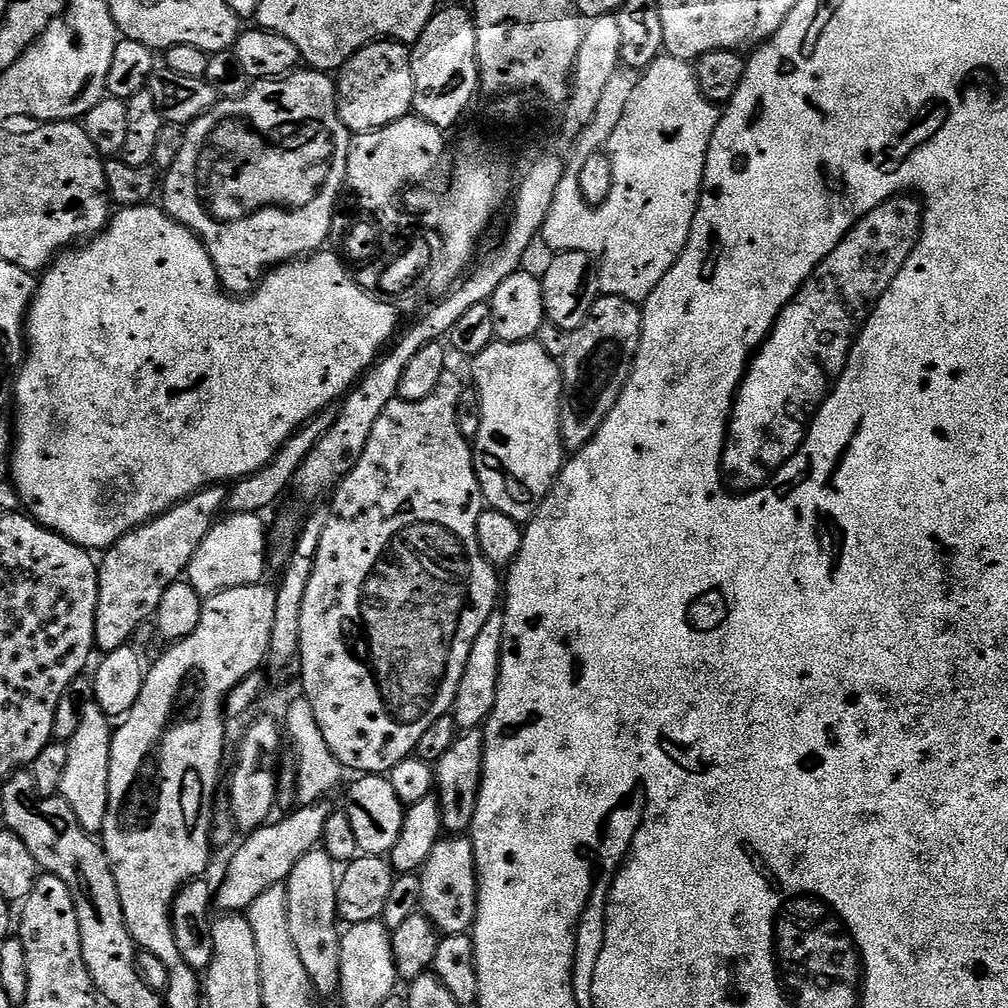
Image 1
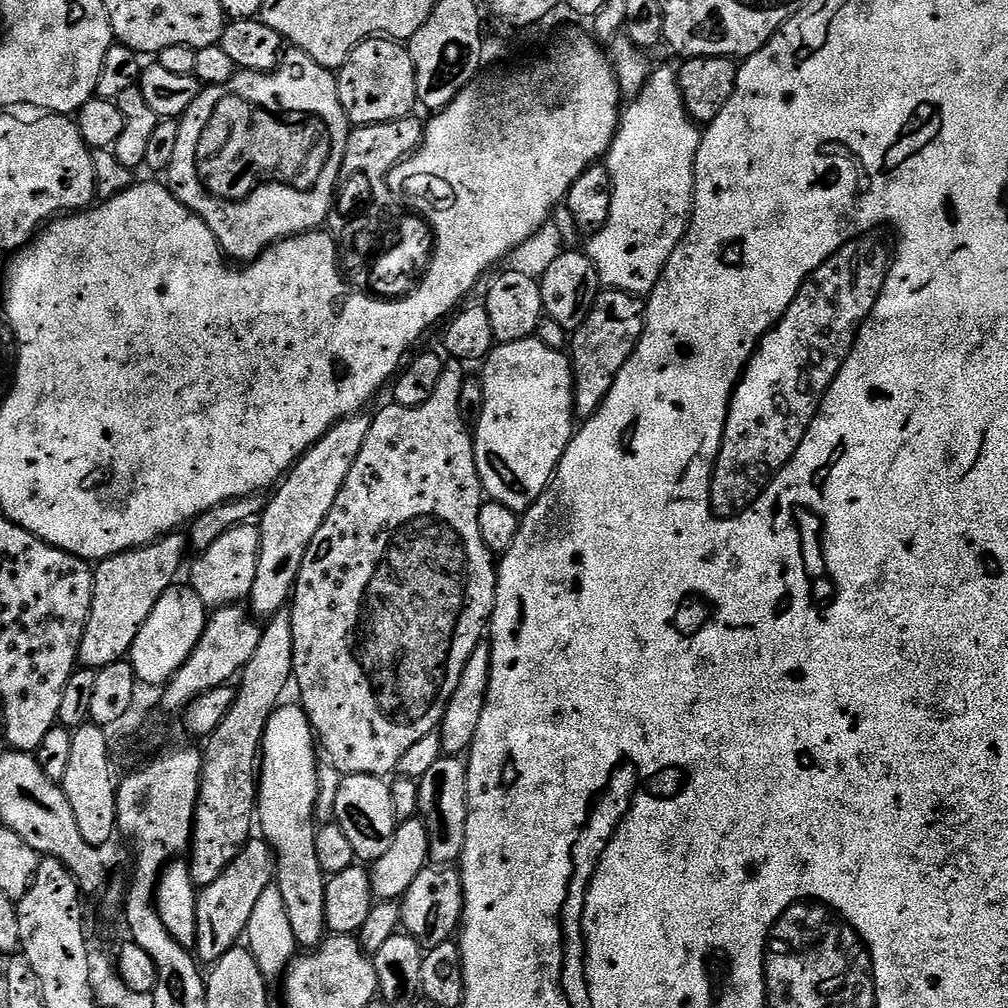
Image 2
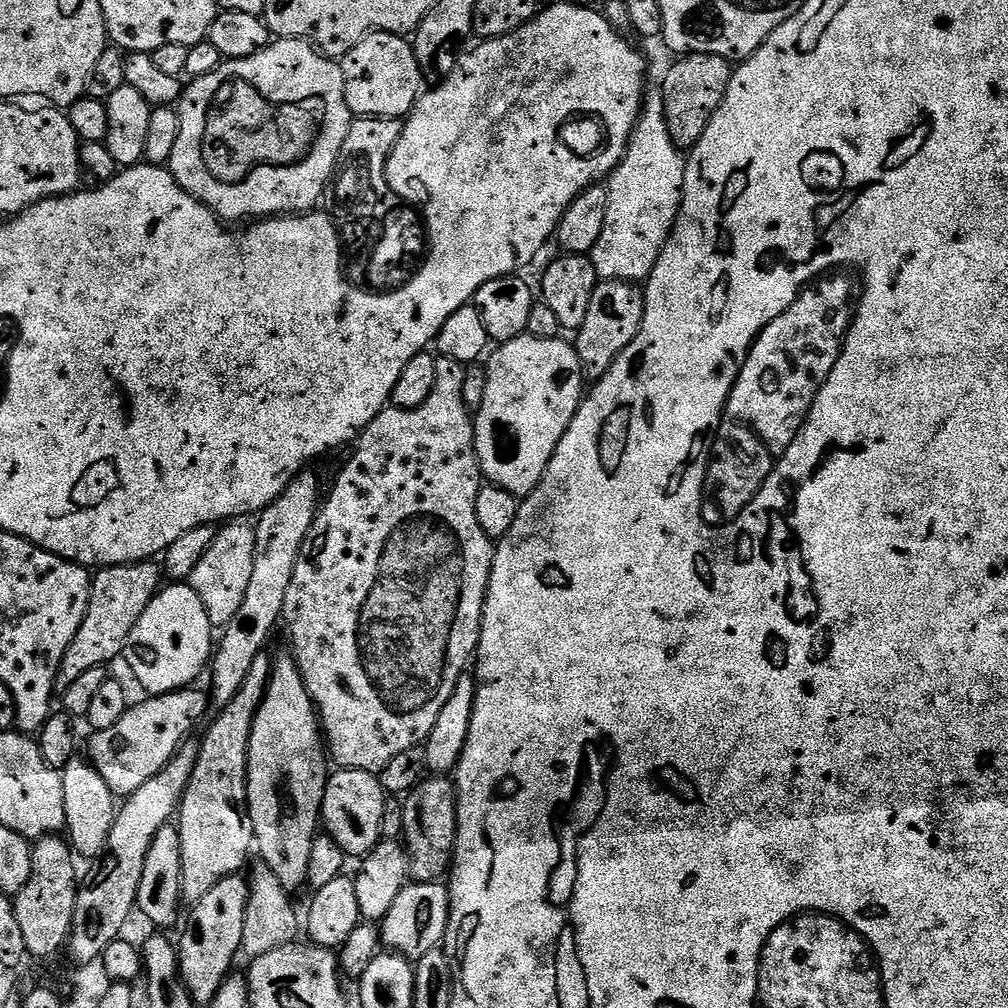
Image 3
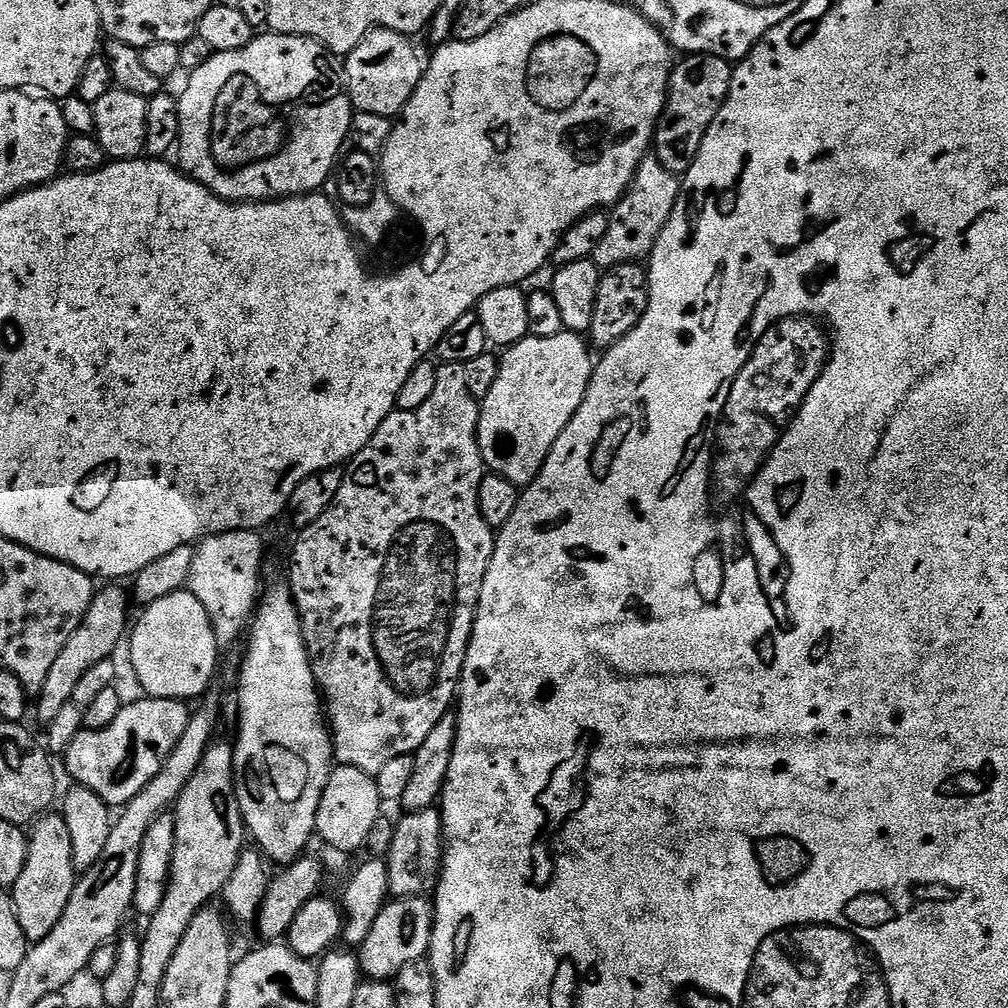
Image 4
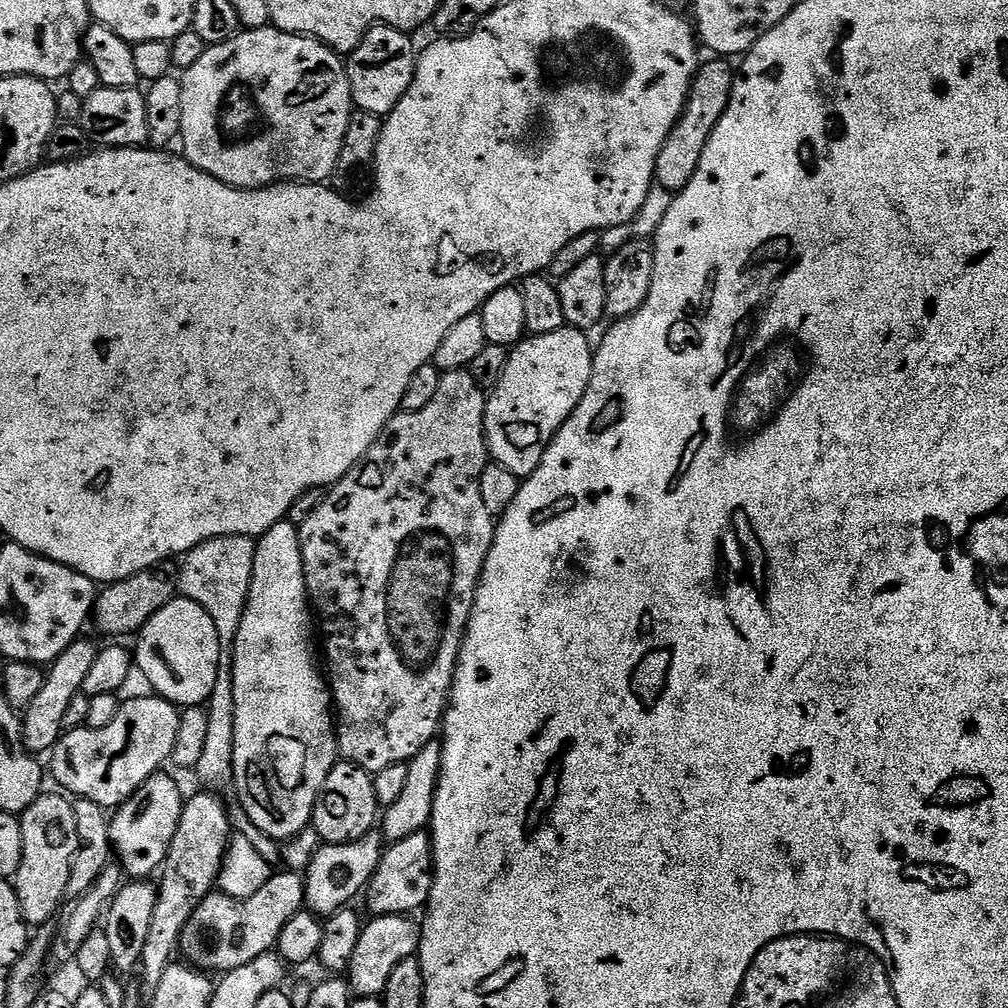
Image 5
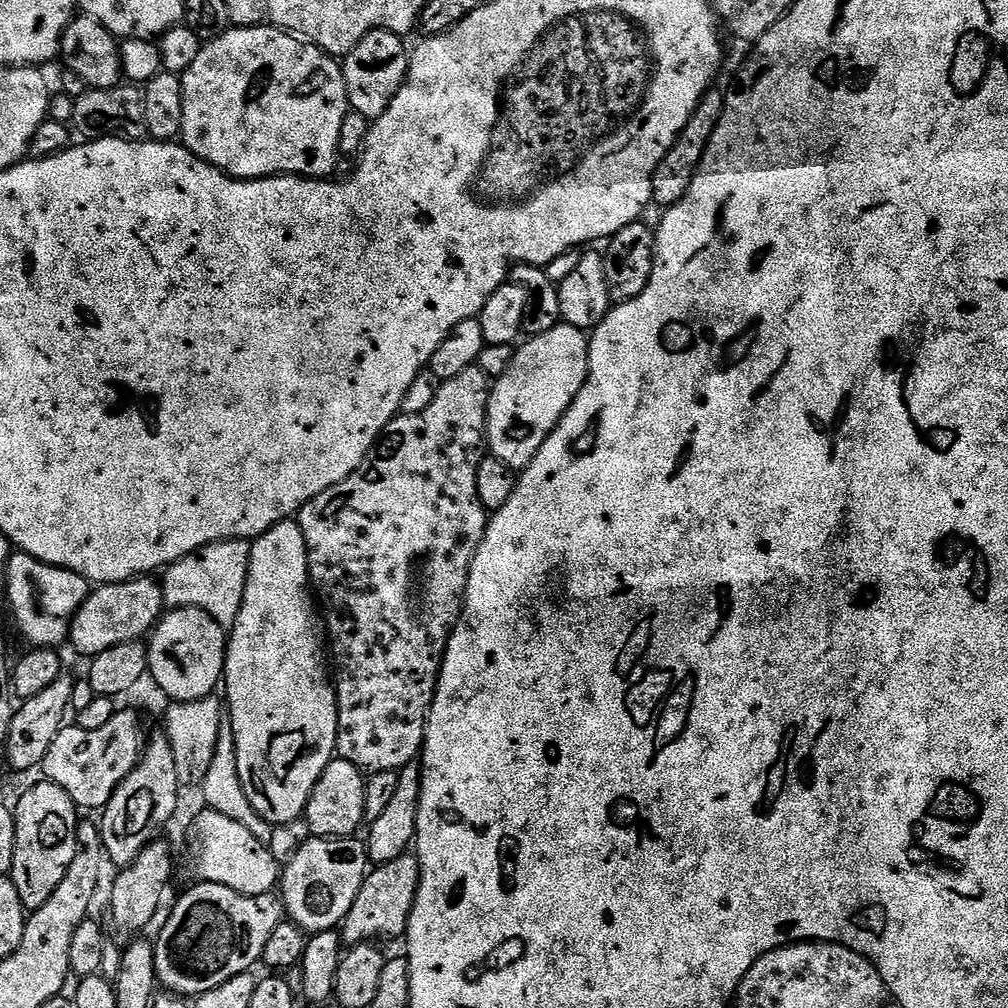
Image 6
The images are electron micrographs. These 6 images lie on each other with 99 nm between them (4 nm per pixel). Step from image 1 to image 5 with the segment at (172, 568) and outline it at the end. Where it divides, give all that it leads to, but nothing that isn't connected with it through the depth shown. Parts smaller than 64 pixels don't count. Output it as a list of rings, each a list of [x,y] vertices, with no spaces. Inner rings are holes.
[[[77,638],[70,647],[62,650],[62,654],[47,669],[42,690],[38,690],[38,698],[34,698],[34,702],[30,702],[30,706],[23,709],[24,745],[33,754],[51,753],[66,731],[64,719],[66,709],[70,706],[70,698],[74,698],[74,694],[82,691],[86,673],[94,667],[94,658],[98,651],[97,645],[94,646],[84,639]]]

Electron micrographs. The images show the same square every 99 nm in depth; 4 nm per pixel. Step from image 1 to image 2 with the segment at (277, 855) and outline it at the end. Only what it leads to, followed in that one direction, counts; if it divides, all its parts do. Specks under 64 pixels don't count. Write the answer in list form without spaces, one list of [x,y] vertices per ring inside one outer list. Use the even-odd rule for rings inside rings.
[[[252,838],[236,855],[234,862],[230,862],[230,866],[226,866],[226,870],[222,870],[222,874],[218,874],[214,882],[210,882],[210,886],[199,889],[196,897],[194,952],[201,961],[220,960],[222,954],[241,943],[242,937],[248,931],[250,914],[254,914],[254,906],[258,903],[258,898],[262,898],[262,890],[273,887],[275,878],[276,856],[272,847],[263,838]]]

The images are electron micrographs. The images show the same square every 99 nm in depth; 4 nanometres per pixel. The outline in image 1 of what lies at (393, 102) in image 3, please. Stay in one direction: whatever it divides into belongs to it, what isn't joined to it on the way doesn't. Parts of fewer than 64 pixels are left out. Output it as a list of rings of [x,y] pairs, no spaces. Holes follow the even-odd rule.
[[[381,38],[359,48],[339,69],[336,108],[349,133],[372,132],[409,115],[415,89],[411,51],[399,42]]]

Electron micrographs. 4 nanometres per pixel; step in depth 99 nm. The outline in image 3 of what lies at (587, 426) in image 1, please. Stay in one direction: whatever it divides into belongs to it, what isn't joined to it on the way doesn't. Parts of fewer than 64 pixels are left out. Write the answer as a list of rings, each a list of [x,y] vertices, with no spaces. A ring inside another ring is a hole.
[[[600,280],[594,290],[594,298],[590,298],[590,311],[586,314],[586,322],[574,334],[574,347],[580,365],[584,367],[584,375],[589,381],[601,380],[614,366],[618,354],[634,342],[644,317],[644,288],[626,280]]]

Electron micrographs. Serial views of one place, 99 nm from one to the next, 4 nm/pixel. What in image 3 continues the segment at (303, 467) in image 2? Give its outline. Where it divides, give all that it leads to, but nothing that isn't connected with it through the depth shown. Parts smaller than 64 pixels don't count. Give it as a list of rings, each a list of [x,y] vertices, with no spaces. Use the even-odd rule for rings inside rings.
[[[305,470],[292,479],[290,486],[286,486],[284,493],[269,508],[259,513],[257,520],[260,521],[255,521],[254,524],[254,575],[250,578],[246,598],[238,614],[234,614],[232,621],[225,624],[219,633],[210,661],[210,704],[213,709],[230,706],[234,694],[238,694],[238,689],[242,687],[242,682],[246,682],[254,658],[258,658],[268,648],[268,639],[276,624],[278,628],[284,615],[286,590],[290,586],[290,578],[294,578],[294,566],[298,562],[300,547],[321,507],[320,480],[312,470]]]

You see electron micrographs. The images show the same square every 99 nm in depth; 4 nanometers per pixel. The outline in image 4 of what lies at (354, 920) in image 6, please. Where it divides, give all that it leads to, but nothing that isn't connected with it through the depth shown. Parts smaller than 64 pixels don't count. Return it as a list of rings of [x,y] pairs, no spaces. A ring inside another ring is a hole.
[[[439,807],[409,812],[395,821],[394,842],[386,857],[390,874],[389,893],[393,897],[423,896],[435,893],[444,868],[444,823]]]

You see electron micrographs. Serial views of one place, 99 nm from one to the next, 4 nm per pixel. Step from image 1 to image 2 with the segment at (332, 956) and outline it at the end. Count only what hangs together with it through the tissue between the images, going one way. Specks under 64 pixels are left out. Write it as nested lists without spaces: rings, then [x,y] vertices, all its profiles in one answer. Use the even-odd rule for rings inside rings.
[[[299,703],[288,704],[277,707],[276,712],[270,718],[270,722],[264,731],[264,742],[262,745],[262,755],[258,761],[258,791],[256,794],[256,802],[254,805],[255,815],[258,817],[258,828],[262,831],[263,839],[267,840],[272,847],[272,852],[276,856],[276,878],[274,886],[278,890],[282,890],[282,902],[286,902],[286,914],[290,918],[290,926],[294,926],[294,938],[297,945],[304,950],[315,949],[316,945],[324,939],[326,935],[326,894],[324,893],[324,885],[326,883],[326,874],[322,870],[322,866],[318,866],[318,850],[314,846],[314,838],[316,837],[317,825],[312,824],[312,815],[318,811],[316,799],[318,798],[318,774],[320,769],[318,767],[318,759],[316,760],[316,752],[318,756],[318,744],[314,739],[312,731],[312,724],[308,720],[308,716],[304,713],[303,707]]]

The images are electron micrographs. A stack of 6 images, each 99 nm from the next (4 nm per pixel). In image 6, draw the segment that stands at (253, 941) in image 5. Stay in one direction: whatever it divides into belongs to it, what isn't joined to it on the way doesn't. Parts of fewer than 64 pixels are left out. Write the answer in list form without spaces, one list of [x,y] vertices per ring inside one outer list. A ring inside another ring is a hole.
[[[196,882],[189,892],[184,892],[176,900],[176,905],[172,908],[172,913],[164,920],[164,925],[160,928],[160,933],[154,936],[154,947],[156,950],[156,979],[161,989],[167,990],[169,993],[185,998],[195,998],[206,994],[210,990],[214,990],[214,986],[222,986],[226,982],[230,982],[230,978],[234,978],[243,972],[252,972],[255,964],[261,963],[264,947],[266,946],[266,938],[270,938],[270,934],[274,934],[278,925],[285,923],[286,913],[284,911],[284,901],[279,895],[269,894],[267,896],[247,896],[246,894],[238,894],[234,890],[230,890],[230,886],[222,886],[221,884],[205,884]]]

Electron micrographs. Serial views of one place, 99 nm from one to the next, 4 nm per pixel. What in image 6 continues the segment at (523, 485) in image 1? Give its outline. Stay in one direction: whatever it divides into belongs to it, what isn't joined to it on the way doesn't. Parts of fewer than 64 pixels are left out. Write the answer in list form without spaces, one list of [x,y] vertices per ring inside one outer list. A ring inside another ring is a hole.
[[[561,322],[550,330],[546,330],[546,334],[538,334],[525,339],[516,348],[514,362],[510,362],[510,370],[506,370],[506,374],[495,377],[492,384],[492,396],[488,400],[486,448],[491,455],[506,462],[506,466],[510,466],[514,470],[523,470],[528,467],[534,454],[538,454],[538,450],[546,442],[549,434],[558,426],[558,422],[574,402],[578,390],[582,390],[582,386],[586,382],[588,342],[589,337],[586,335],[585,329],[575,328]]]

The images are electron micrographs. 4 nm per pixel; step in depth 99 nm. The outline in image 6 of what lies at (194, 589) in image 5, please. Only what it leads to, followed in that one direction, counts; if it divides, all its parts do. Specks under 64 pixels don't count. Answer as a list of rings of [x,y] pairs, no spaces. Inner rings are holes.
[[[220,540],[174,561],[162,572],[165,605],[169,609],[197,608],[210,614],[218,626],[231,630],[242,606],[251,557],[252,545],[249,541]]]

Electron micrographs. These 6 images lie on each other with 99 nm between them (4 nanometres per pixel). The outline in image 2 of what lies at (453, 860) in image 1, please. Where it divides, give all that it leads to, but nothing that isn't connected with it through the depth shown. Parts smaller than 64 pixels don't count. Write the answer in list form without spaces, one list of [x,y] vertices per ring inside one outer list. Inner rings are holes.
[[[429,866],[414,878],[414,886],[400,900],[400,922],[403,931],[422,938],[425,949],[438,946],[457,935],[464,915],[464,891],[460,873],[452,866]]]

